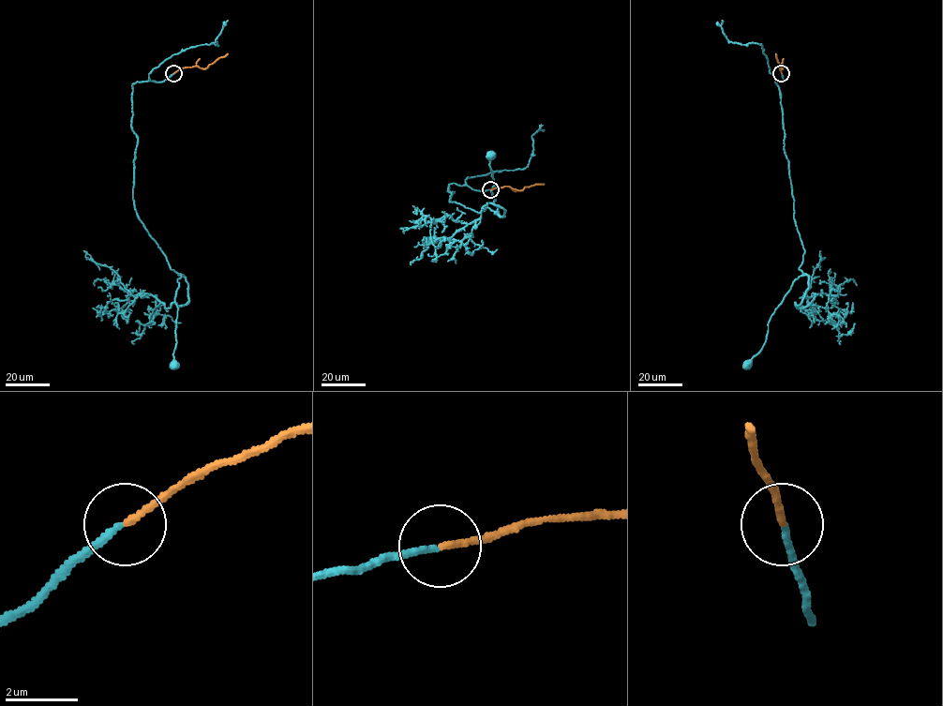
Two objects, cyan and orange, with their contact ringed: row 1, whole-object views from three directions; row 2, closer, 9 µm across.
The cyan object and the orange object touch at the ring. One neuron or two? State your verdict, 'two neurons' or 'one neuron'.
one neuron

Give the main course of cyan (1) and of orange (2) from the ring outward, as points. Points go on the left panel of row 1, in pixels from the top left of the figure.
1: (173, 73), (132, 84), (131, 128), (137, 139), (133, 205), (181, 276), (174, 364)
2: (173, 73), (189, 67), (205, 68), (228, 53)

